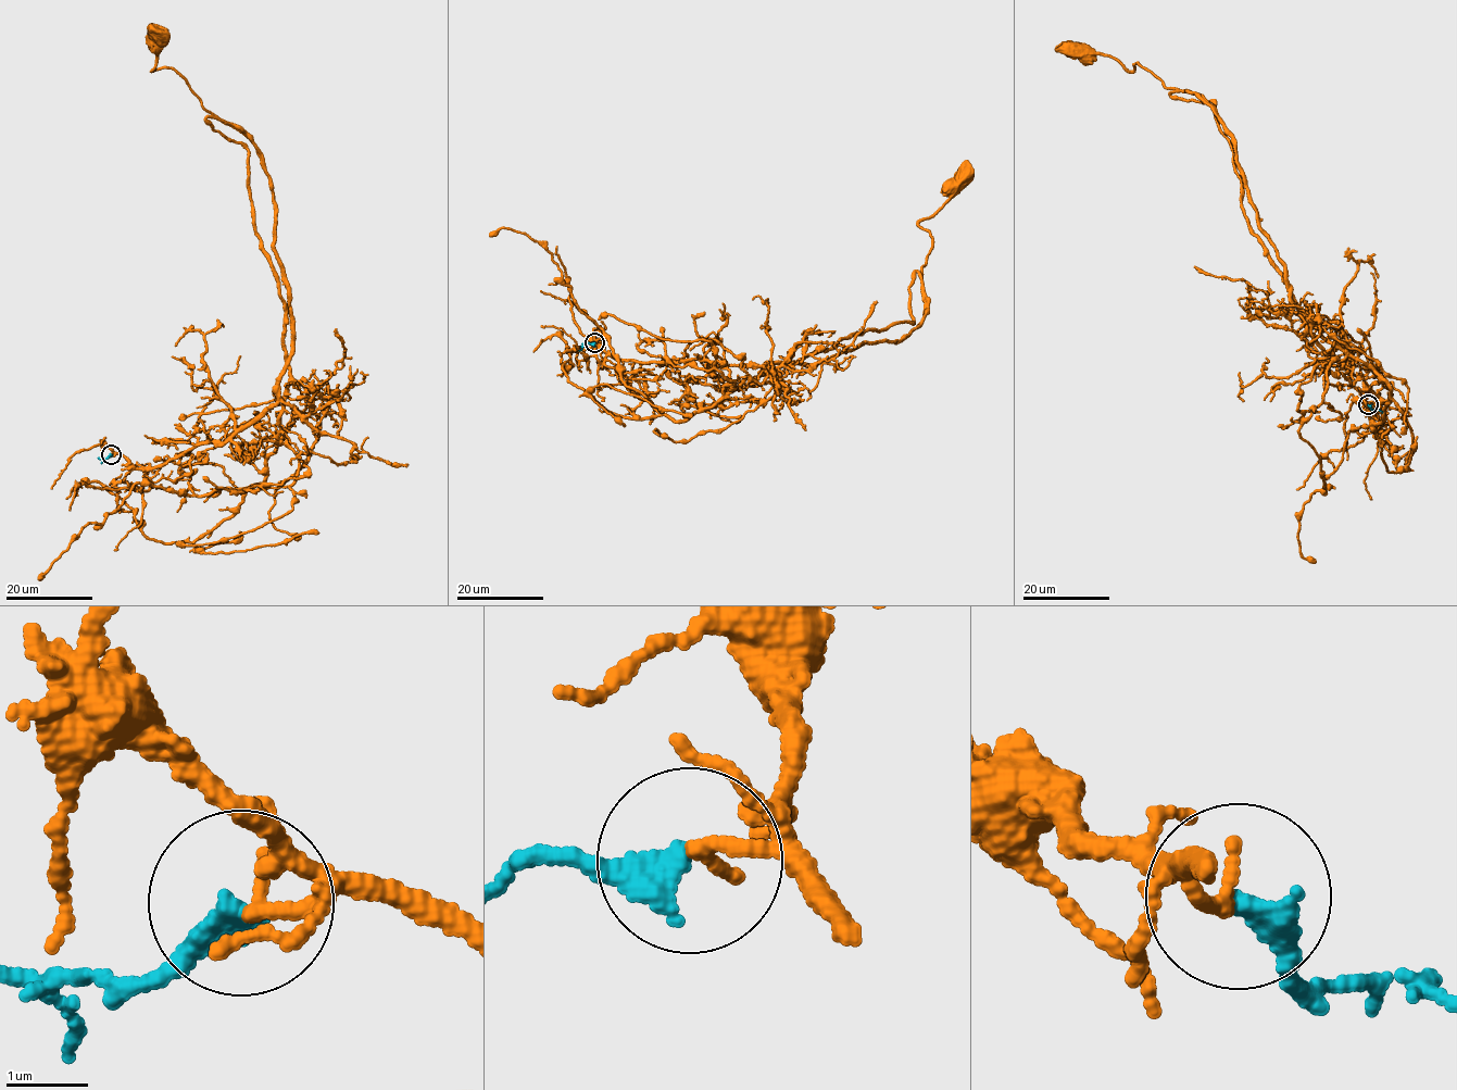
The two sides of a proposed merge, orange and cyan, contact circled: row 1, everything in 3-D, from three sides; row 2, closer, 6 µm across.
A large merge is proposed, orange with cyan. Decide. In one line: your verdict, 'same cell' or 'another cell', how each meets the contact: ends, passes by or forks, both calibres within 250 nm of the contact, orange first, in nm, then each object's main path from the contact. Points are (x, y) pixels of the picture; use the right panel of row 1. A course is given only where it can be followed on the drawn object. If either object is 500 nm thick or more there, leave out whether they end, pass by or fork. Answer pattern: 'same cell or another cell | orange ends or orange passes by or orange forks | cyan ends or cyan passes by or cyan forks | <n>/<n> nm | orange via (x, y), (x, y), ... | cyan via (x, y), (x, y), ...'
same cell | orange ends | cyan ends | 190/360 nm | orange via (1368, 405), (1330, 373), (1215, 111), (1135, 63), (1129, 71), (1070, 49) | cyan via (1368, 404), (1382, 412)

